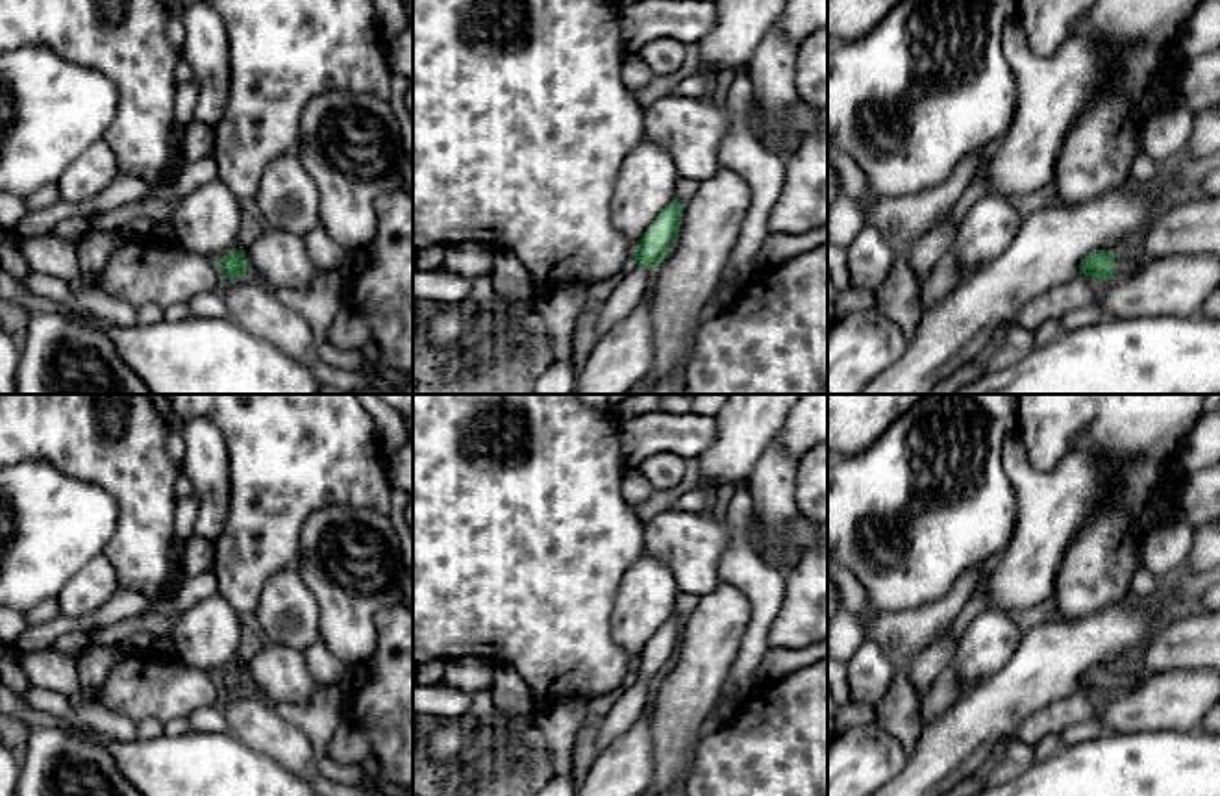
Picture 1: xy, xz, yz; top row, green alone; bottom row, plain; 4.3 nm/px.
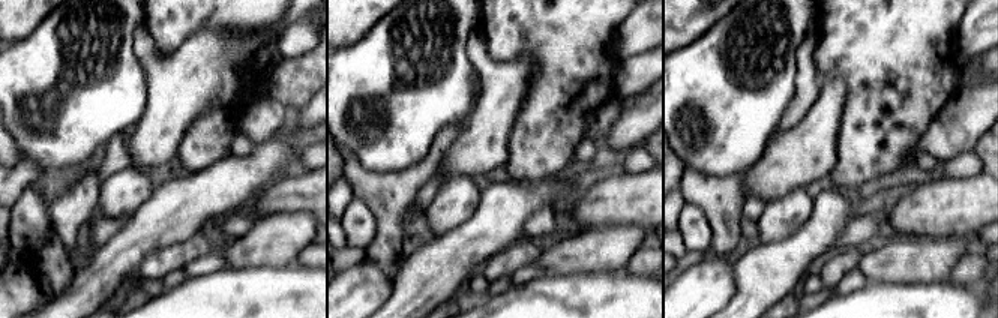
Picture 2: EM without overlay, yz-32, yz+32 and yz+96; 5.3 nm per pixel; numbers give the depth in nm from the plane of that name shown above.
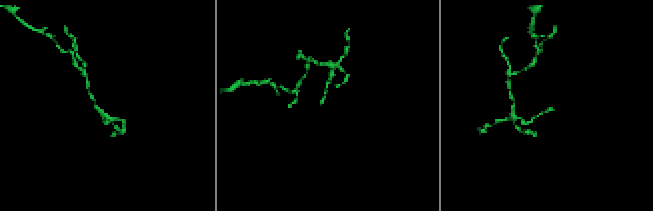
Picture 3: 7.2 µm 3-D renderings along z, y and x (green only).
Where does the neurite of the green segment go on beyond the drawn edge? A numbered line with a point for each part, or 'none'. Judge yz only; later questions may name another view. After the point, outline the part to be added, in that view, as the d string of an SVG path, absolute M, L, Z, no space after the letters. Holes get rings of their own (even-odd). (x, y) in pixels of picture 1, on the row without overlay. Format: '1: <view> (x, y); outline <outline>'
1: yz (1128, 676); outline M1124 663L1114 668L1113 692L1126 692L1144 683L1146 676L1133 665Z

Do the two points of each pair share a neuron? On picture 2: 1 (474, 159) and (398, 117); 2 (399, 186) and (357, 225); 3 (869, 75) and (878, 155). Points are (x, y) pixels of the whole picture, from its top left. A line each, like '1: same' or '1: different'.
1: different
2: different
3: same

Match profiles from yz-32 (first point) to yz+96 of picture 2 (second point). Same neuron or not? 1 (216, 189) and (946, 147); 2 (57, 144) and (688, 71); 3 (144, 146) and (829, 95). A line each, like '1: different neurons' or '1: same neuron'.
1: different neurons
2: same neuron
3: same neuron

